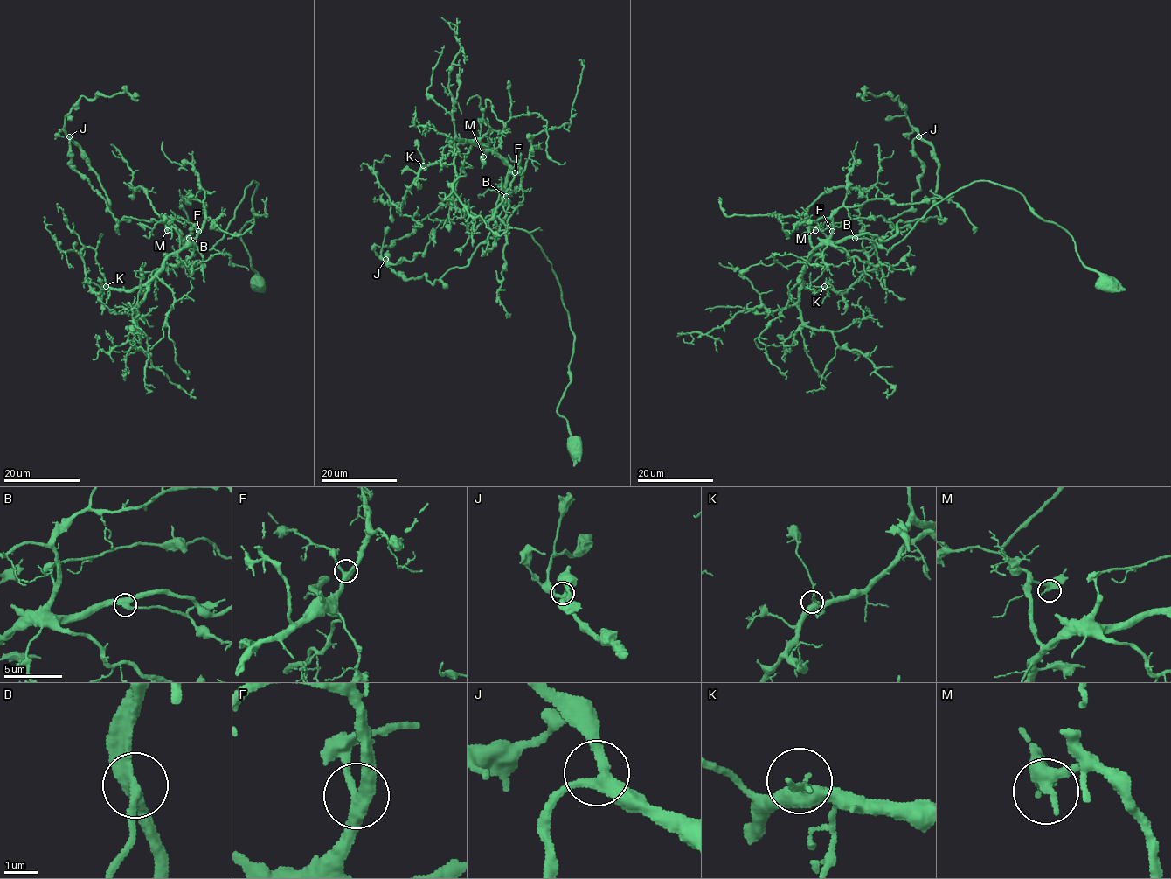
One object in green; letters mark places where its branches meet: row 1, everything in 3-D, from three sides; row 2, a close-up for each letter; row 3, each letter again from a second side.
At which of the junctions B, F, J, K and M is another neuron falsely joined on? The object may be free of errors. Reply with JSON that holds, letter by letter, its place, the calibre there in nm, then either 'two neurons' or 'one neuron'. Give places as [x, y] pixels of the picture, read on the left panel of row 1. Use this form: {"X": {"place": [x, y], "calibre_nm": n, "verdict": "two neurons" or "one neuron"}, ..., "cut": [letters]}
{"B": {"place": [189, 238], "calibre_nm": 360, "verdict": "one neuron"}, "F": {"place": [198, 231], "calibre_nm": 320, "verdict": "one neuron"}, "J": {"place": [69, 136], "calibre_nm": 320, "verdict": "one neuron"}, "K": {"place": [106, 286], "calibre_nm": 360, "verdict": "one neuron"}, "M": {"place": [167, 230], "calibre_nm": 360, "verdict": "one neuron"}, "cut": []}

